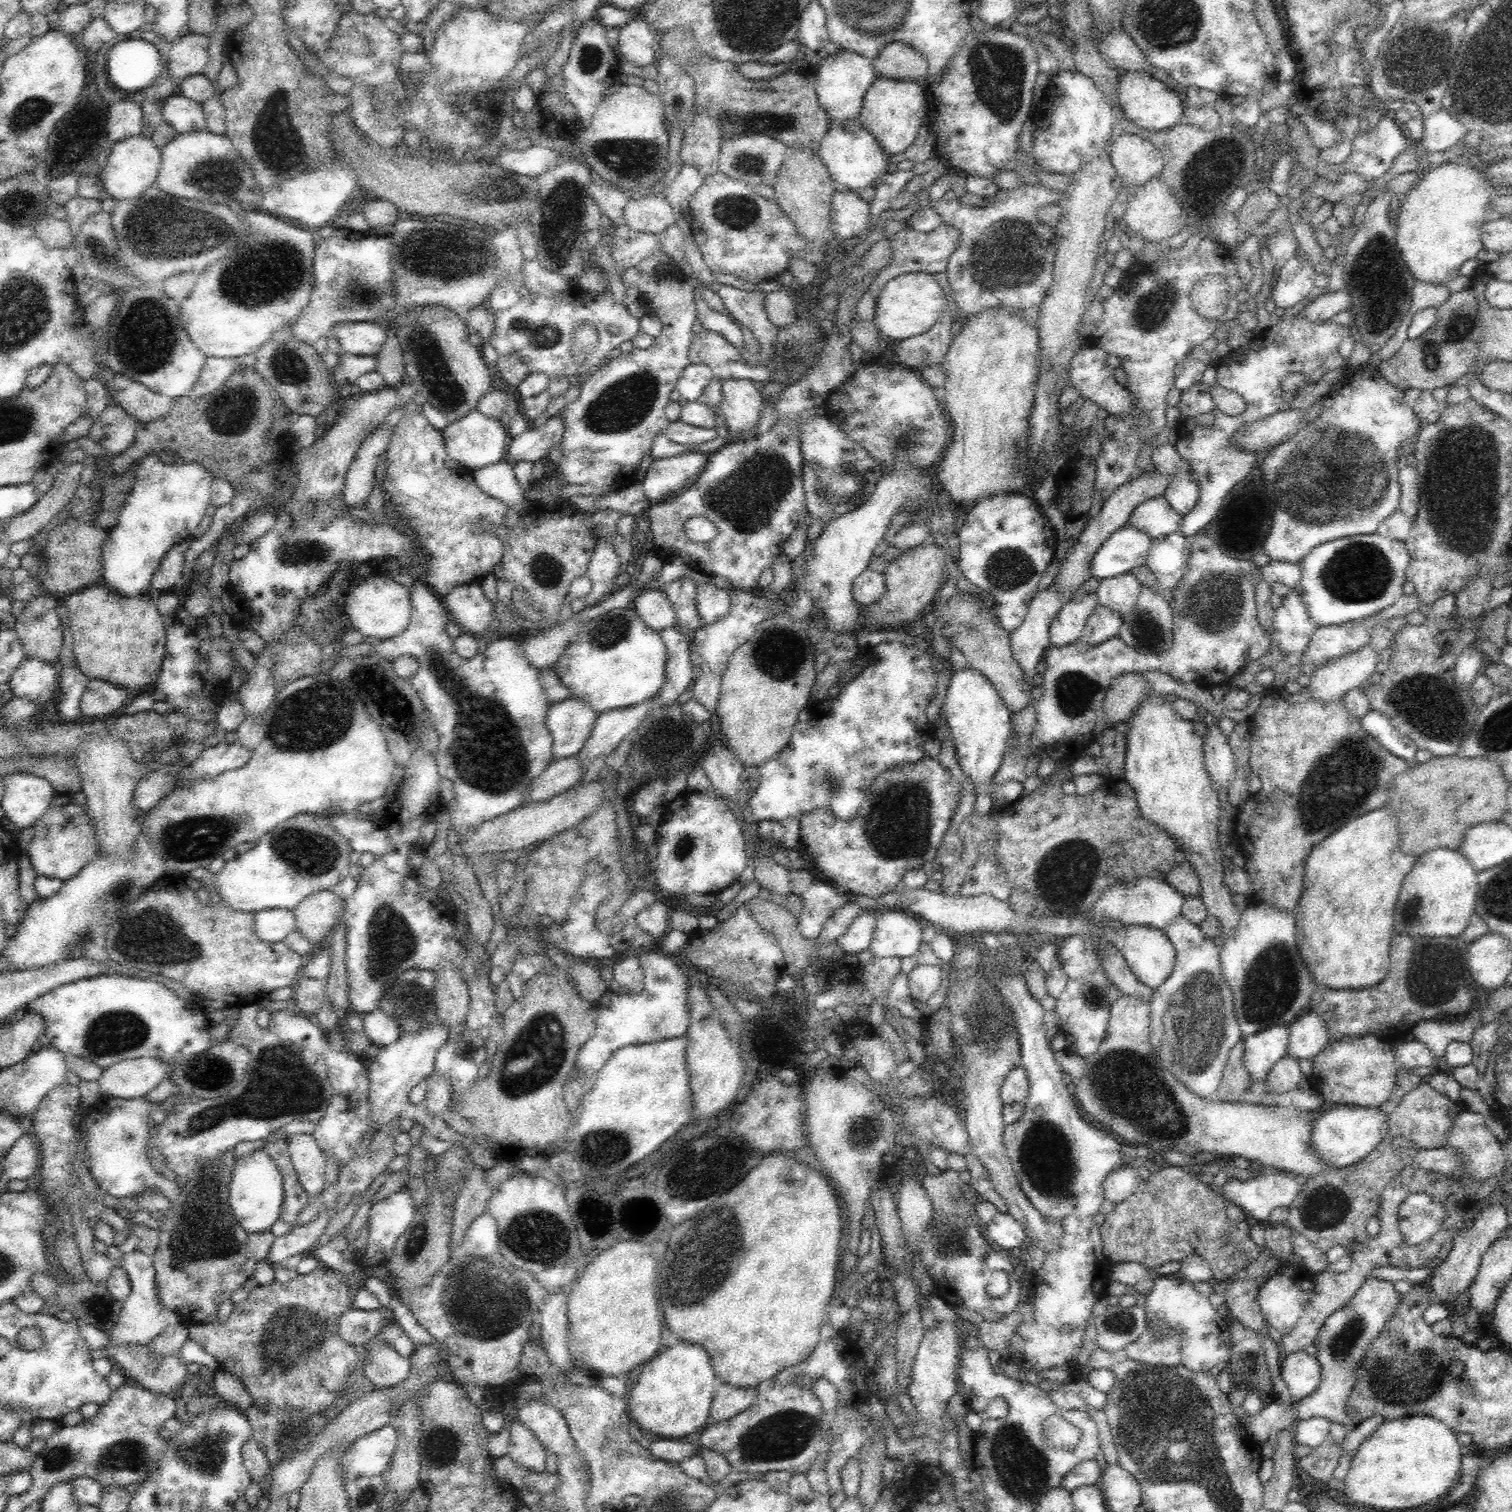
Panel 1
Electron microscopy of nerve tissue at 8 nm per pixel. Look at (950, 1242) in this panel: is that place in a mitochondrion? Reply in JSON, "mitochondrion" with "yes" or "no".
{"mitochondrion":"yes"}

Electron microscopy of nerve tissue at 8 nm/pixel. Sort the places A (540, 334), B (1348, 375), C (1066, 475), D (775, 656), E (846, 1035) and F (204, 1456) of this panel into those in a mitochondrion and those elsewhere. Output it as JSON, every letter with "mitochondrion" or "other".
{"A":"mitochondrion","B":"other","C":"other","D":"mitochondrion","E":"other","F":"mitochondrion"}

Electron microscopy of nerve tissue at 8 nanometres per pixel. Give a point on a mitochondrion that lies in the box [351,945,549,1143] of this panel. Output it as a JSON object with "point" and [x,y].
{"point":[405,988]}

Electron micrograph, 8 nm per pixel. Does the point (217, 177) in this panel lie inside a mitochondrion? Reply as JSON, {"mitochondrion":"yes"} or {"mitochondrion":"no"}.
{"mitochondrion":"yes"}

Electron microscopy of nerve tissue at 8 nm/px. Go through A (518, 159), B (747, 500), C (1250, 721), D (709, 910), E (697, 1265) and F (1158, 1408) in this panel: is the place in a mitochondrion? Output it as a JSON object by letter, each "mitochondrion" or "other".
{"A":"other","B":"mitochondrion","C":"other","D":"other","E":"mitochondrion","F":"mitochondrion"}

